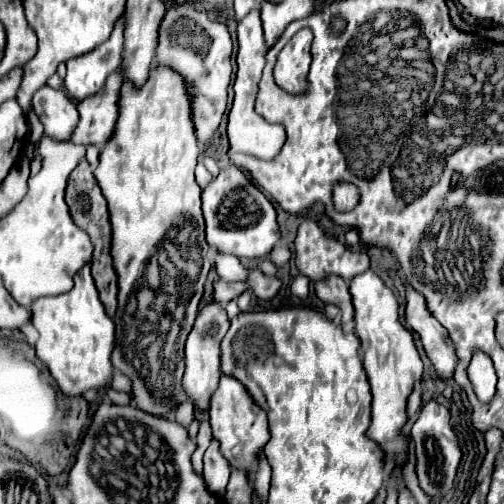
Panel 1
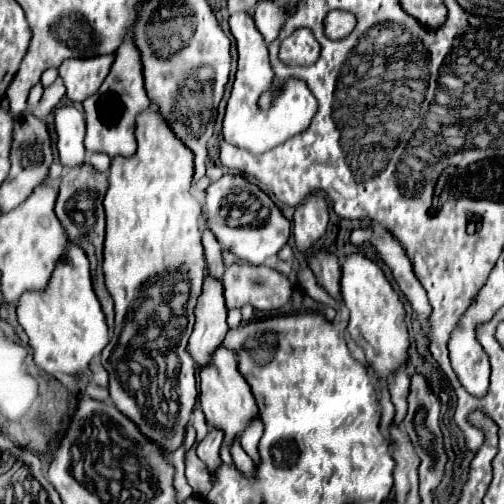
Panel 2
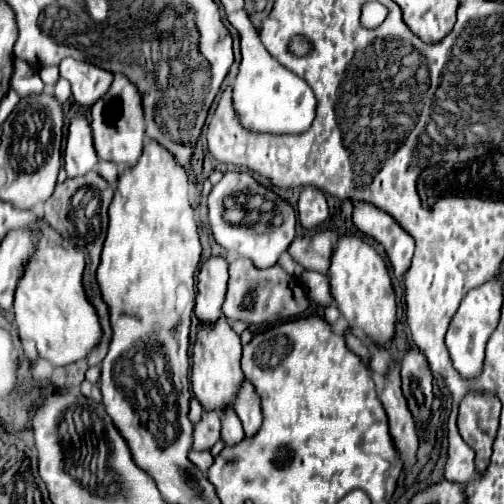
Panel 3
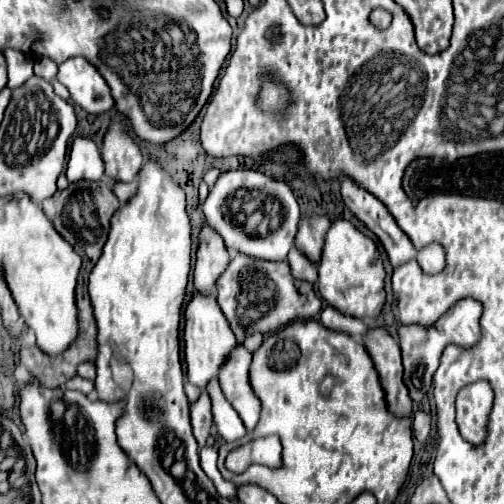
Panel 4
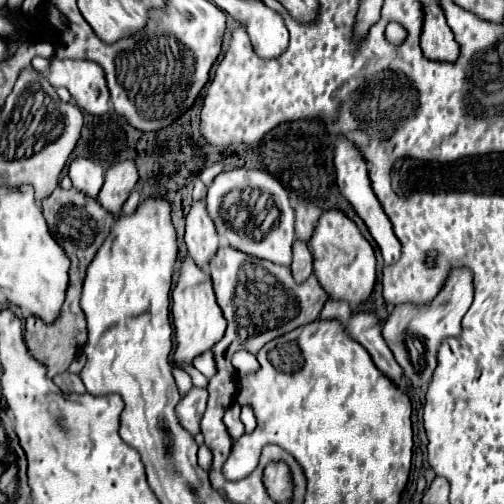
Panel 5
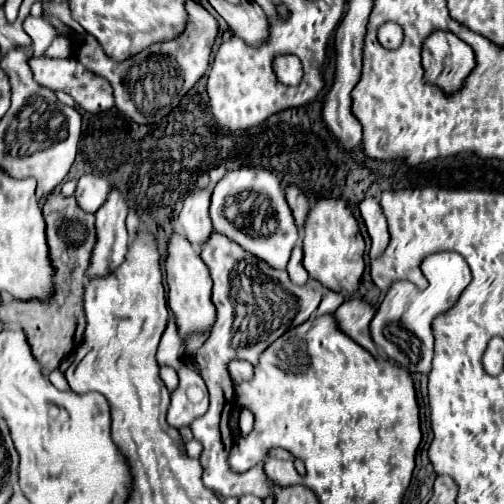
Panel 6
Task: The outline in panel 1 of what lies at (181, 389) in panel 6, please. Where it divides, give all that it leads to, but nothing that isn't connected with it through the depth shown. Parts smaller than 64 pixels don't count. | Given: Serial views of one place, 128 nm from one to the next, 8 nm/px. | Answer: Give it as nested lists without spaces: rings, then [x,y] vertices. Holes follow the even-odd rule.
[[[212,440],[204,454],[204,480],[214,496],[222,496],[230,478],[230,464],[220,454],[220,442]]]

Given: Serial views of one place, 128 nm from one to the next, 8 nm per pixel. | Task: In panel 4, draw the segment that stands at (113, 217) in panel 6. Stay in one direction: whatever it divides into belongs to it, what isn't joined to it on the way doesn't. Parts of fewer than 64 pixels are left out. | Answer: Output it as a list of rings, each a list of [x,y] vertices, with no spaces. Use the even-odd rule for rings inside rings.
[[[118,112],[116,116],[112,118],[104,138],[102,138],[102,160],[106,164],[106,174],[112,178],[112,180],[120,180],[120,182],[132,182],[138,172],[140,172],[140,166],[142,166],[142,154],[140,154],[140,148],[138,144],[132,140],[132,136],[128,134],[126,130],[126,124],[122,118],[118,118]]]

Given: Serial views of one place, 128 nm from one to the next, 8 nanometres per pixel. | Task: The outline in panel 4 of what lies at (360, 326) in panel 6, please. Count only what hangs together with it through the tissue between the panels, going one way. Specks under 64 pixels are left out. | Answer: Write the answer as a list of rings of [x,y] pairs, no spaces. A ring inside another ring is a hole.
[[[370,330],[364,340],[368,354],[378,370],[380,384],[386,394],[388,410],[400,418],[412,414],[412,400],[402,380],[402,358],[400,344],[386,330]]]

